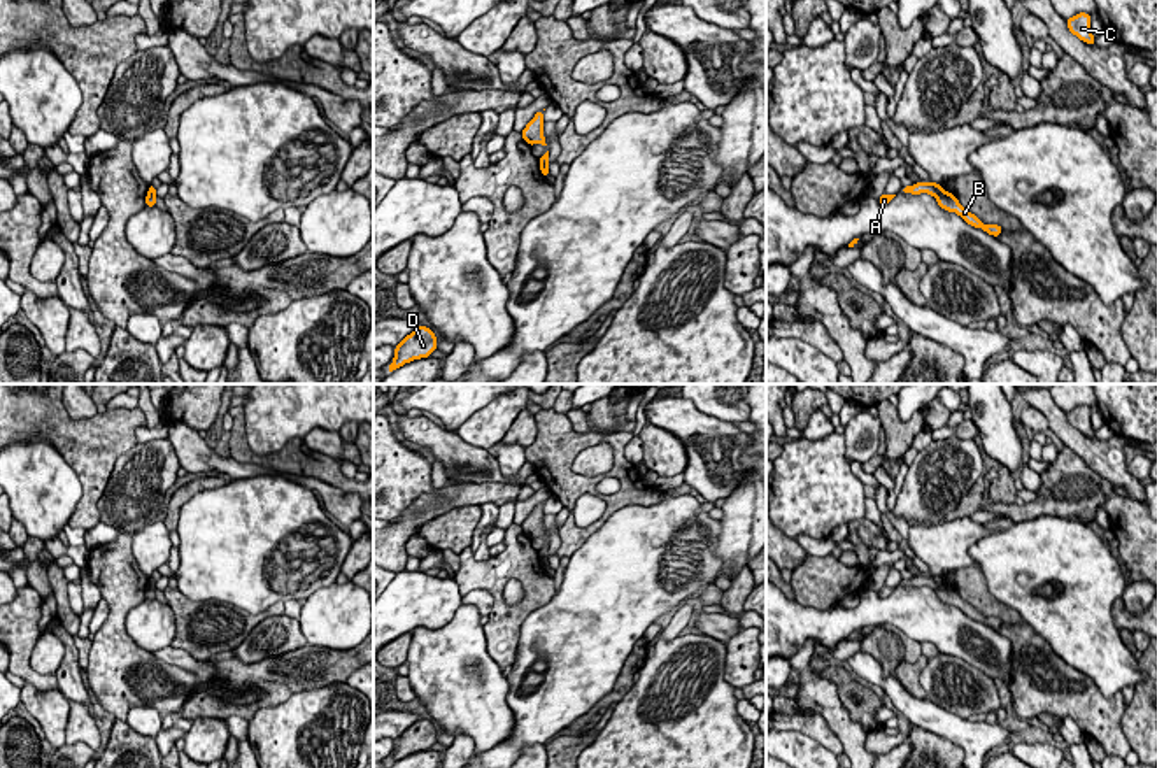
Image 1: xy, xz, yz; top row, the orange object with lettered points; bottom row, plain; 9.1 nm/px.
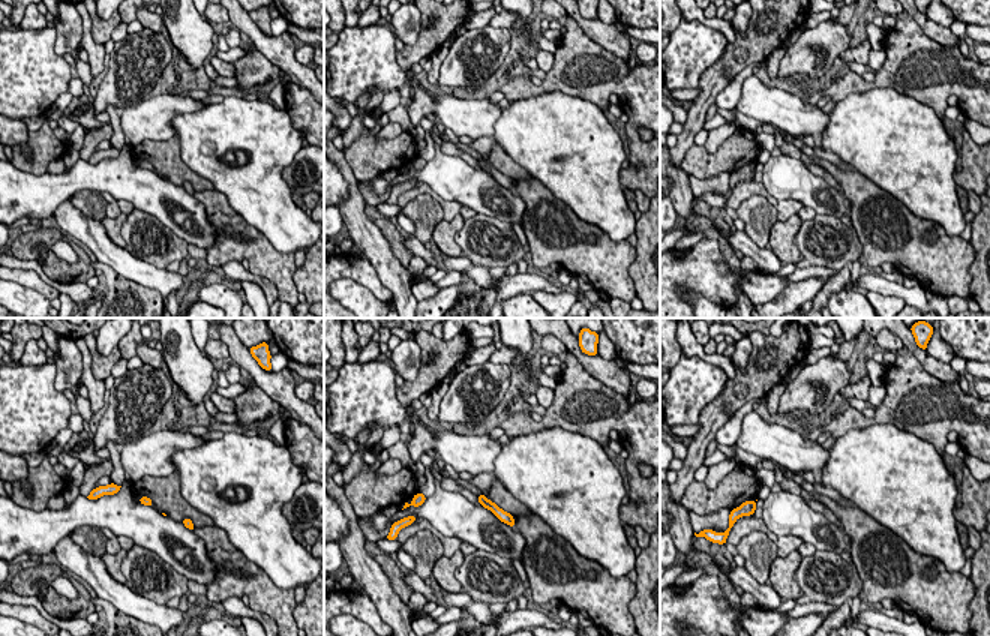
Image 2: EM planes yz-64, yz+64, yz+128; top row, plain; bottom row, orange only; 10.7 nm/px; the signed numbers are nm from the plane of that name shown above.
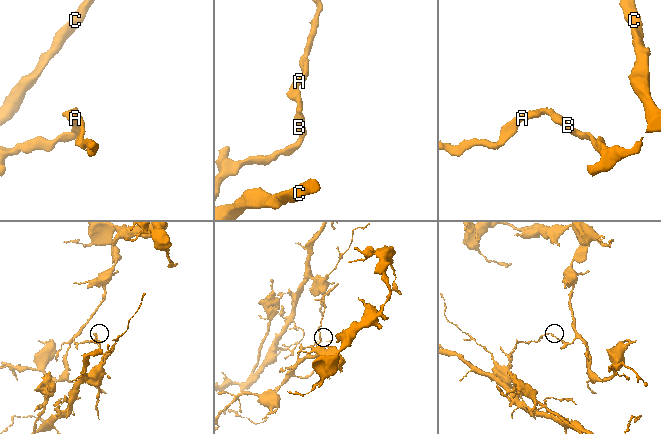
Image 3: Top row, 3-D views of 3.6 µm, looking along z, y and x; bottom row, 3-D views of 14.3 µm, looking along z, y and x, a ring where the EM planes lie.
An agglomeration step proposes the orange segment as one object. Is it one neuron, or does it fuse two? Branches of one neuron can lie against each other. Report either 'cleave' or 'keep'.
cleave

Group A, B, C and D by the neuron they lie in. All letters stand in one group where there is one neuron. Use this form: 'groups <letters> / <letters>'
groups A / B C D

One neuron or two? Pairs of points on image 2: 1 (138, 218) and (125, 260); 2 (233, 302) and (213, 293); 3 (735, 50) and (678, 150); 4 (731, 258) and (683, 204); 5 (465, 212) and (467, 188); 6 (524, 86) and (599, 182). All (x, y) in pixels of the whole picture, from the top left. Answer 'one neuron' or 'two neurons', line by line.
1: two neurons
2: one neuron
3: one neuron
4: one neuron
5: two neurons
6: two neurons

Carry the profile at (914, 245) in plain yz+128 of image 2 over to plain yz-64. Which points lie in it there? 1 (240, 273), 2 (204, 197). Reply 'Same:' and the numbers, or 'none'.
Same: 2

